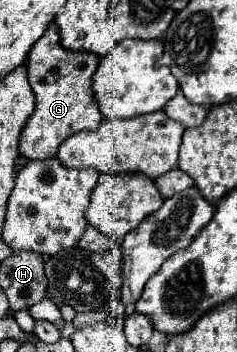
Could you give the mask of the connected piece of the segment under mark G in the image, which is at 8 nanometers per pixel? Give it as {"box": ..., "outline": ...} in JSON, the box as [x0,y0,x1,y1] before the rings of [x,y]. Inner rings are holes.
{"box":[20,22,102,158],"outline":[[[52,22],[44,36],[32,46],[28,54],[28,82],[36,94],[36,110],[28,118],[22,136],[20,152],[26,158],[52,158],[58,146],[72,134],[88,128],[98,128],[102,114],[92,90],[92,74],[100,58],[86,52],[70,52],[60,44],[60,32]],[[76,60],[82,60],[80,64]]]}

